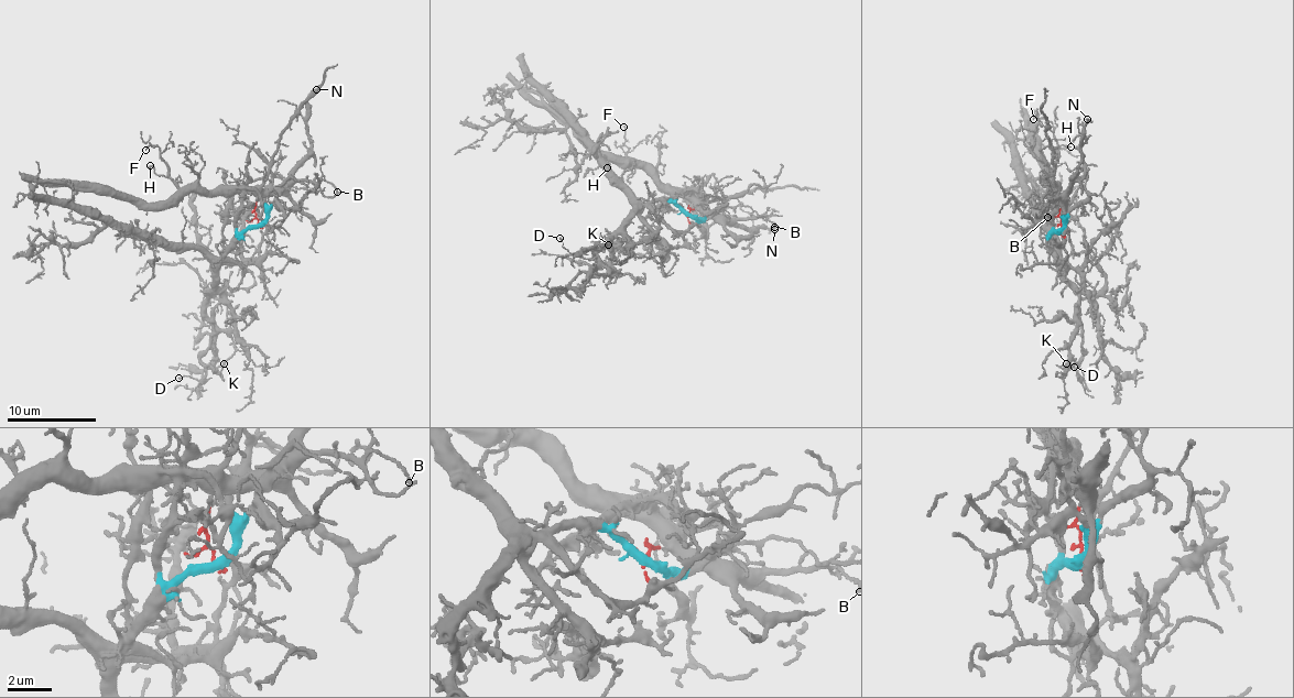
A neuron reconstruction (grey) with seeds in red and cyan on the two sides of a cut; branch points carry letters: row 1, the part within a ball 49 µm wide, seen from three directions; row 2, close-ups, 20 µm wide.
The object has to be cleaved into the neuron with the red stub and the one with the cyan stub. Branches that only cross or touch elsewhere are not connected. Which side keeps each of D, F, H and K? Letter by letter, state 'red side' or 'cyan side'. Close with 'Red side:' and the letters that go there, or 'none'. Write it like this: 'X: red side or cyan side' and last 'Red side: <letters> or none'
D: cyan side
F: red side
H: red side
K: cyan side
Red side: F, H

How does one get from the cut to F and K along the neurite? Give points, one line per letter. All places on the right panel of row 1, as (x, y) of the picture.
F: (1061, 231), (1057, 195), (1062, 188), (1048, 174), (1057, 159), (1054, 128), (1045, 119), (1033, 120)
K: (1061, 231), (1050, 236), (1057, 275), (1079, 297), (1080, 308), (1083, 356), (1065, 369), (1067, 362)

